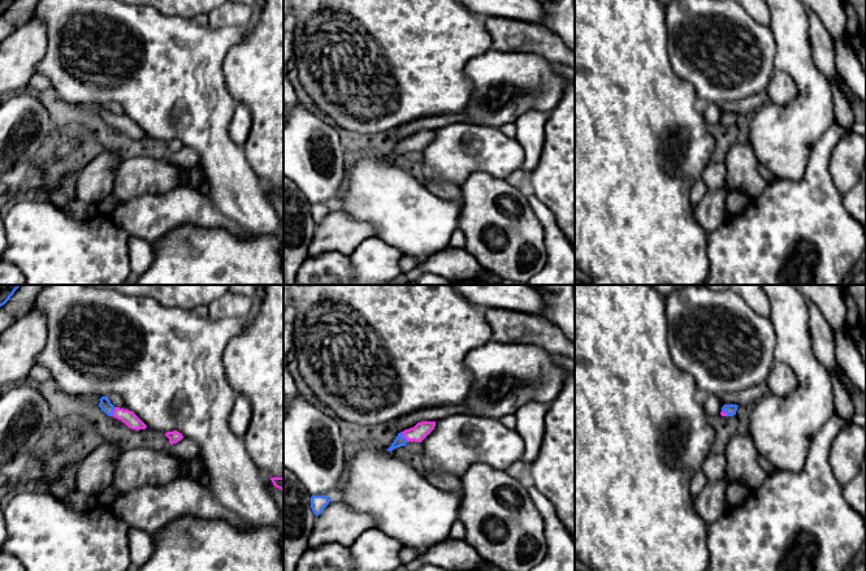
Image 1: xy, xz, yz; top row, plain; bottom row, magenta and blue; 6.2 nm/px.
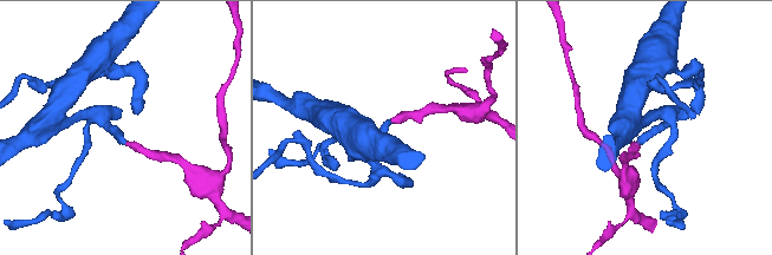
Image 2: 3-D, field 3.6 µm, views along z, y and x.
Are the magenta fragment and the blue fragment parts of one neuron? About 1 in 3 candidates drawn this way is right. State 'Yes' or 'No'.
Yes

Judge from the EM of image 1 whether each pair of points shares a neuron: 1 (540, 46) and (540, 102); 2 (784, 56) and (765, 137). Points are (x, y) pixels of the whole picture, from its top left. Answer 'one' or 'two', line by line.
1: two
2: one

